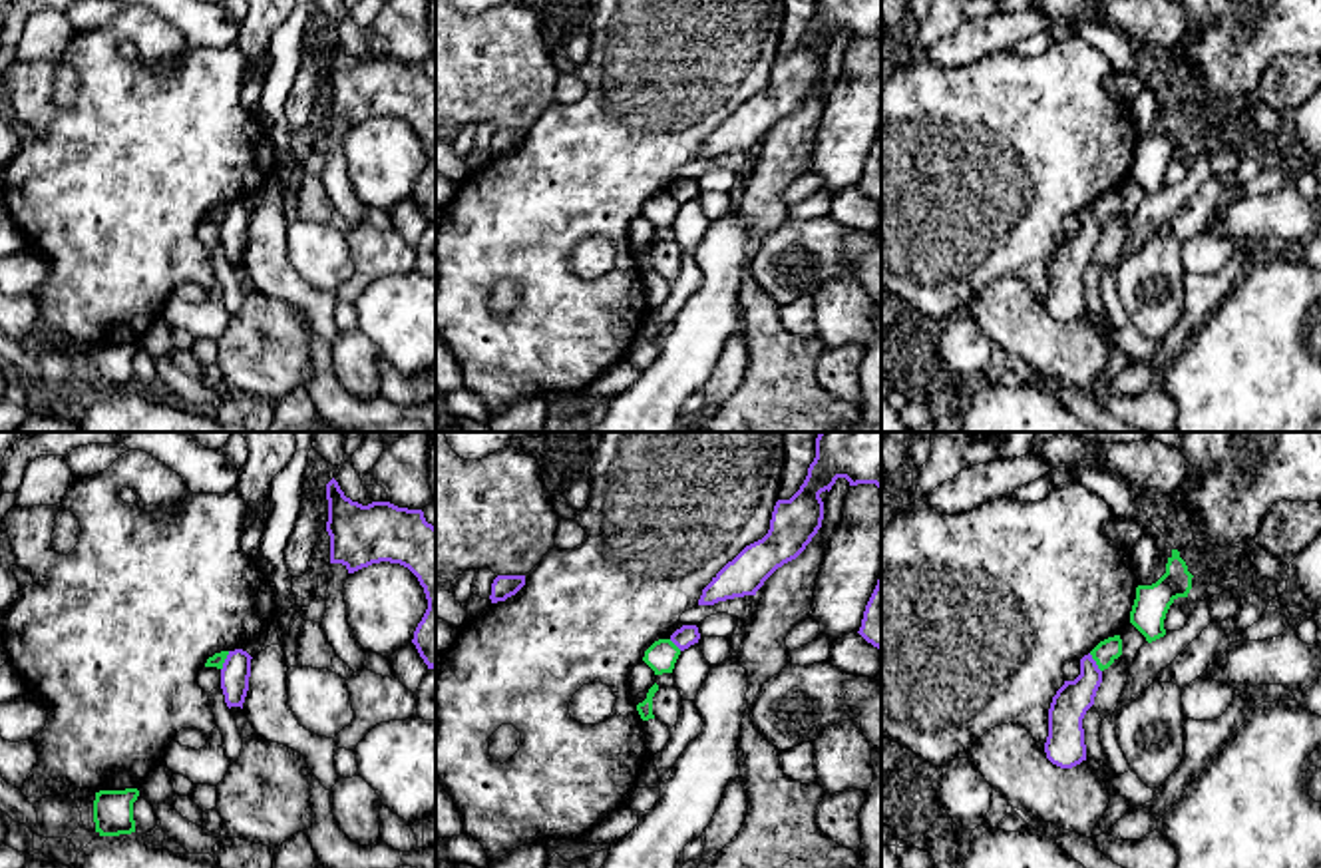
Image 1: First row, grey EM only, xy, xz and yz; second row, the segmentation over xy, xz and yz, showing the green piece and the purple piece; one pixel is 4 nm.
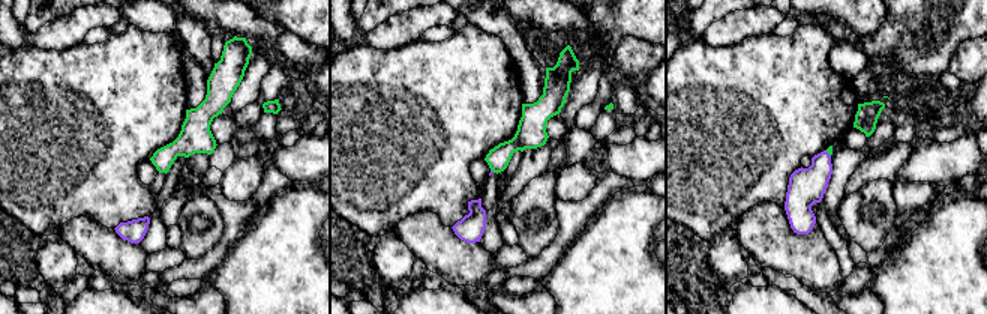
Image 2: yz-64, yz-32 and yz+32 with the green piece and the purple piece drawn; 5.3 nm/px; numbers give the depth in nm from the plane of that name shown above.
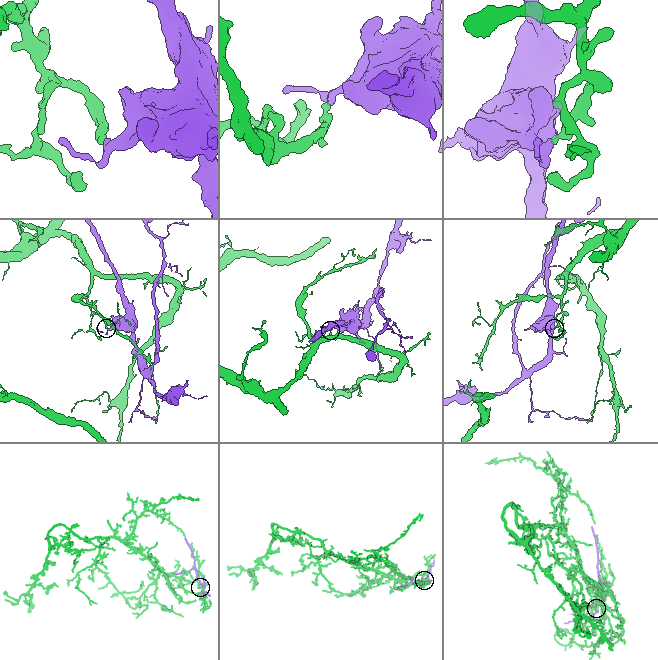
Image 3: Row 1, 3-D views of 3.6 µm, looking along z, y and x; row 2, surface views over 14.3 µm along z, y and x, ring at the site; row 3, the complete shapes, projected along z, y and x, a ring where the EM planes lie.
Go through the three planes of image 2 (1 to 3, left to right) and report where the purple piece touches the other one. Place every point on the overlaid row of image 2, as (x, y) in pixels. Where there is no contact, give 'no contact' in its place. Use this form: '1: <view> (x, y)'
1: no contact
2: yz-32 (492, 170)
3: yz+32 (828, 152)

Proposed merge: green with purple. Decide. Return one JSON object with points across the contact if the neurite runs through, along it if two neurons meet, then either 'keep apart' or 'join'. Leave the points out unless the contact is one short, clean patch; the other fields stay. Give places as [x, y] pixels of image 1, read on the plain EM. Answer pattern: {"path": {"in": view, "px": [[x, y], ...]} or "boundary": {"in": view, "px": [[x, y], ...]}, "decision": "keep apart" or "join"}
{"boundary": {"in": "xy", "px": [[229, 206], [221, 223]]}, "decision": "keep apart"}

